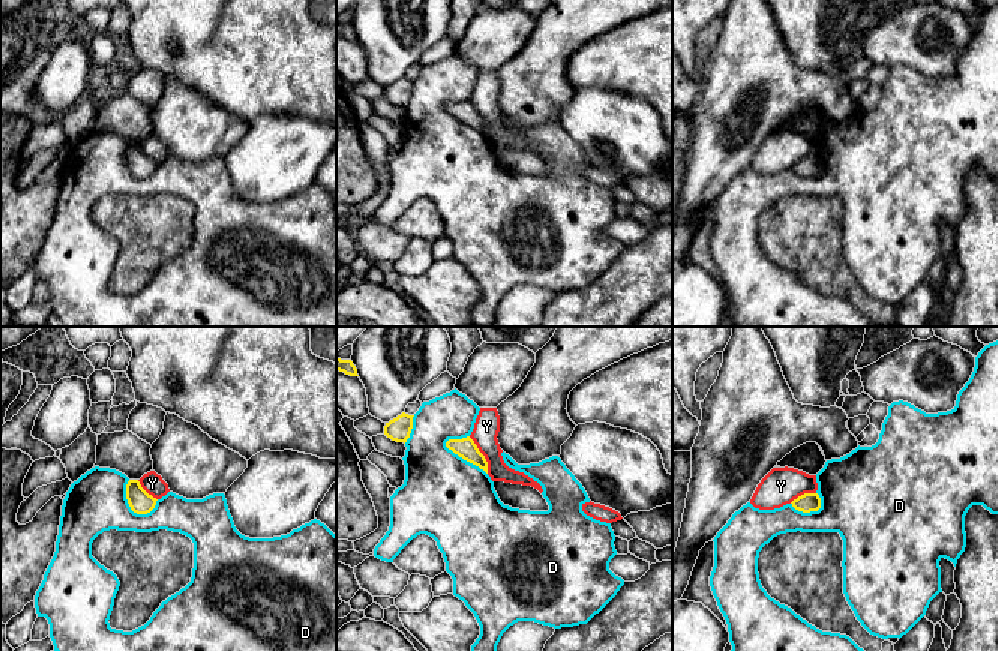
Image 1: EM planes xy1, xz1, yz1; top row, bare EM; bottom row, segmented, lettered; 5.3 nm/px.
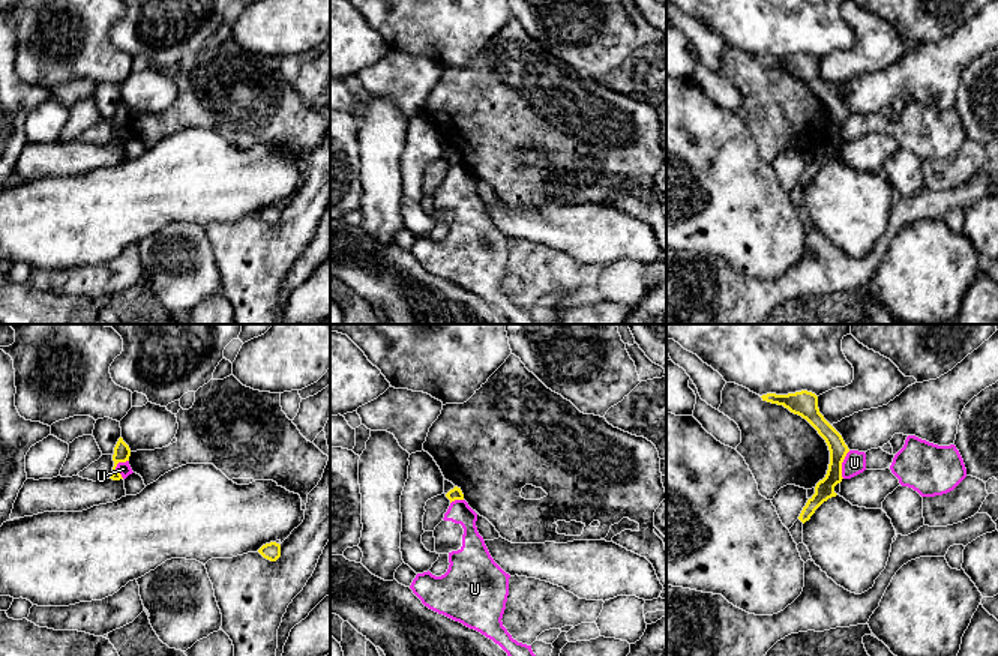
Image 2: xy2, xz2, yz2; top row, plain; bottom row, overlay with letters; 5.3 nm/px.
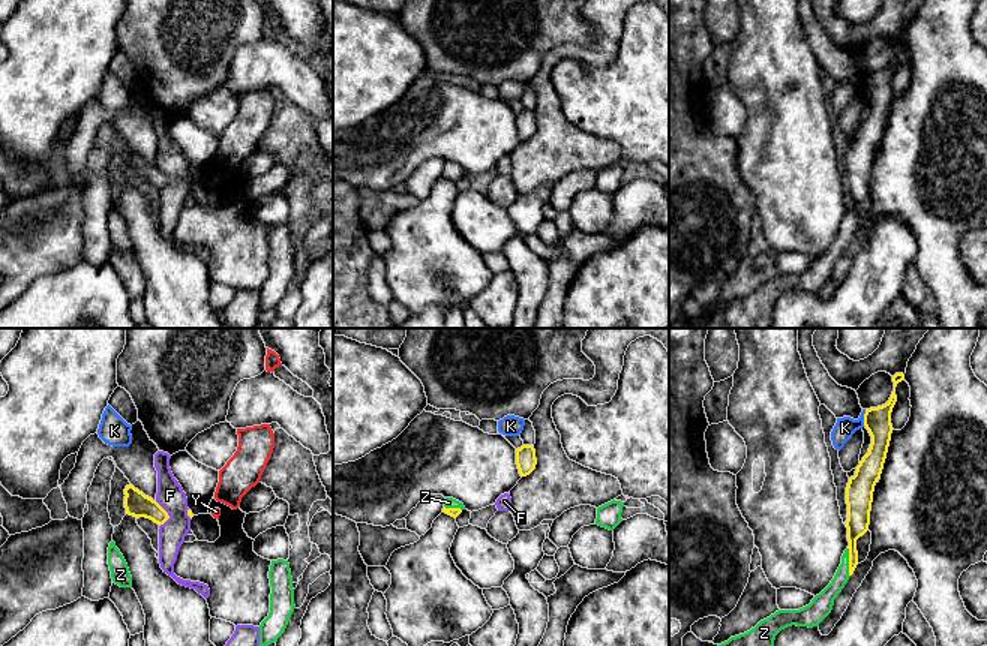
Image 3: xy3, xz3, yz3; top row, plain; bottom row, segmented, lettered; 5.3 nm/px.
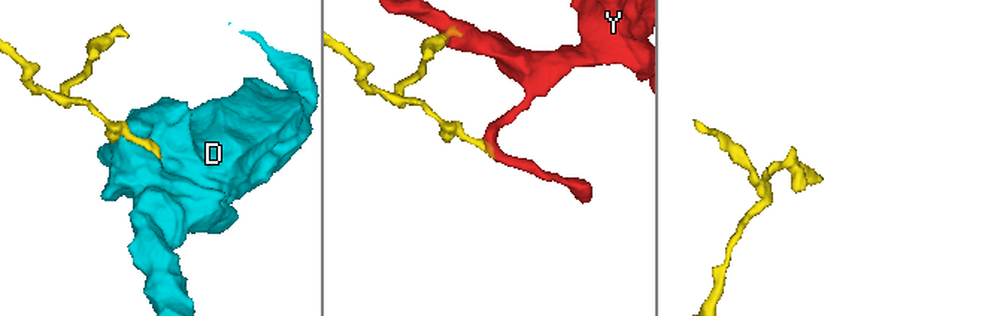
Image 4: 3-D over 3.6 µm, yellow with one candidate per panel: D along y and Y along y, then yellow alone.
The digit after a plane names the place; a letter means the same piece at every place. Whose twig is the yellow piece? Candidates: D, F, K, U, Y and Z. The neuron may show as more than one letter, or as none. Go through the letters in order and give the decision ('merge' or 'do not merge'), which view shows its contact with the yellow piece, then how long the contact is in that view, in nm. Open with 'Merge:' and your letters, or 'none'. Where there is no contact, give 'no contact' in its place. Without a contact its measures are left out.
Merge: Z
D: do not merge; contact in xz1; length 280 nm
F: do not merge; contact in xy3; length 150 nm
K: do not merge; contact in yz3; length 90 nm
U: do not merge; contact in yz2; length 160 nm
Y: do not merge; contact in xz1; length 220 nm
Z: merge; contact in yz3; length 160 nm

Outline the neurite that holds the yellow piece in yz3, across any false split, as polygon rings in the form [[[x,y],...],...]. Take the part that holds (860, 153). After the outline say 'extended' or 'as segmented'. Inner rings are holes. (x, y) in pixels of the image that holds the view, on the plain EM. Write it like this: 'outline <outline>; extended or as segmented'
outline [[[896,37],[890,64],[882,70],[866,73],[864,90],[872,100],[872,108],[846,151],[849,210],[831,247],[808,270],[800,274],[778,274],[750,295],[718,309],[702,328],[772,328],[774,304],[782,294],[792,289],[819,291],[831,277],[834,264],[858,229],[856,204],[868,195],[873,156],[880,142],[892,97],[891,76],[897,66],[896,51],[903,43],[903,37]]]; extended

